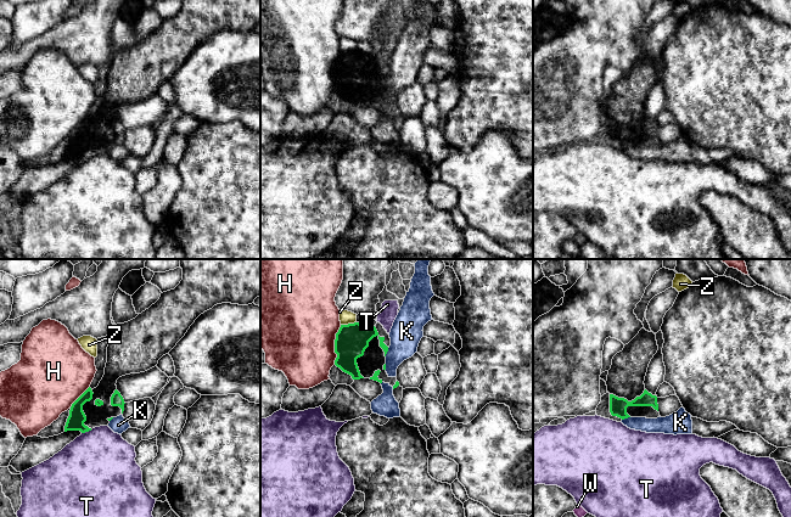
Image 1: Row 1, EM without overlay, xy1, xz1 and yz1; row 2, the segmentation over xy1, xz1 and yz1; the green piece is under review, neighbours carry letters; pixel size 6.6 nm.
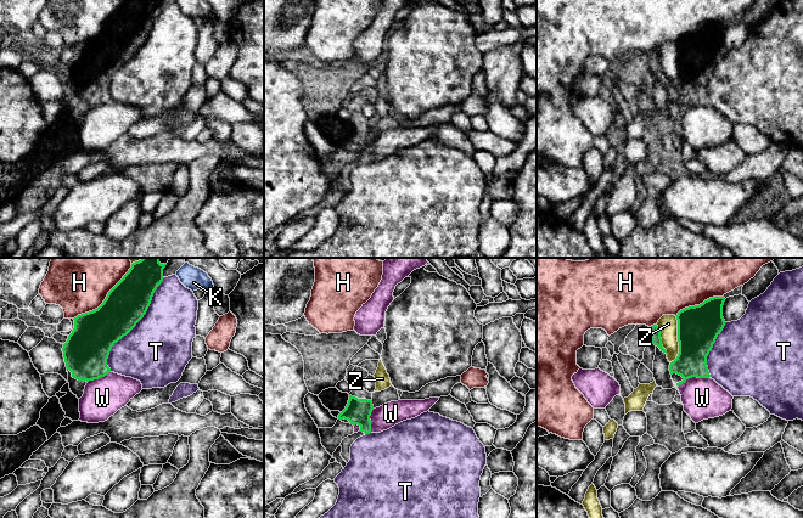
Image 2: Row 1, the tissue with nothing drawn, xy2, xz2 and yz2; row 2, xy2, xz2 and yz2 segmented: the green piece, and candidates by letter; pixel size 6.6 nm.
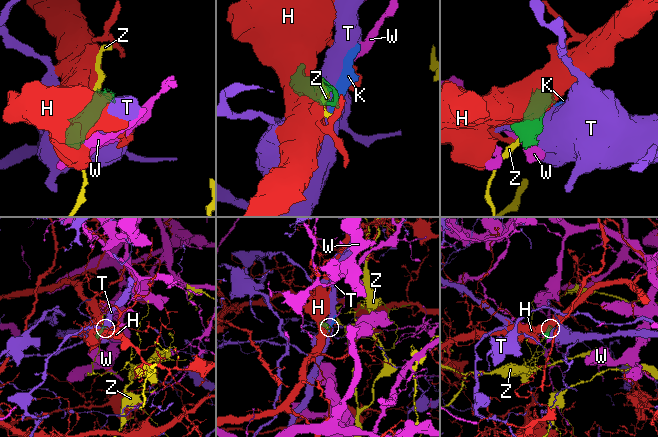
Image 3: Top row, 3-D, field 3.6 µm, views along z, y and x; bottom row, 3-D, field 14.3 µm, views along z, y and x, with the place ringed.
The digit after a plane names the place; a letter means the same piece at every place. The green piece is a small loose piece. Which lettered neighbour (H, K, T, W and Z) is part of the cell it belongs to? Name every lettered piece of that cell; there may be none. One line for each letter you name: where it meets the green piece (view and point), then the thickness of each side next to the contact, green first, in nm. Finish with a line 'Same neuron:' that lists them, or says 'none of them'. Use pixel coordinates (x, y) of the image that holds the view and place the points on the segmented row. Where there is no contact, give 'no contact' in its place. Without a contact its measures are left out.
Same neuron: none of them

